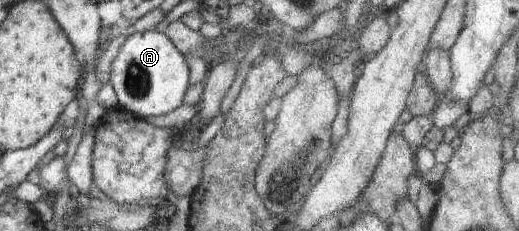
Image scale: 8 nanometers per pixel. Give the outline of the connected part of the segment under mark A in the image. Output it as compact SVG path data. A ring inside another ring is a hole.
M144 30L129 35L112 60L109 82L117 95L118 107L138 118L166 115L182 105L189 85L189 69L185 57L162 32ZM146 81L146 93L138 91L138 83Z

